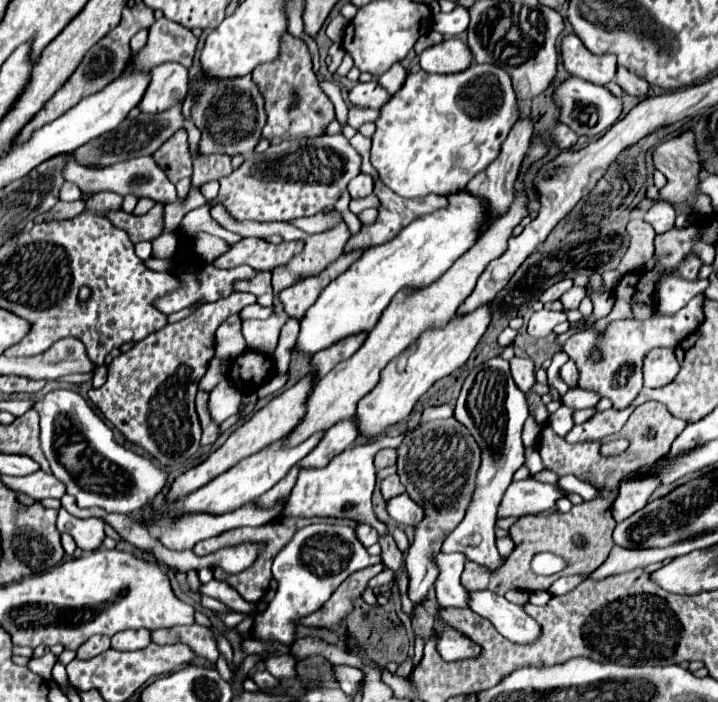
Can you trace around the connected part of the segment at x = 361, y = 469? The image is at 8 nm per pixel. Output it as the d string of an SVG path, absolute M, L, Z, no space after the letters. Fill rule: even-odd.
M405 431L397 437L382 436L364 444L364 446L354 446L346 448L338 456L330 460L328 466L324 468L312 468L312 470L302 470L298 476L296 486L292 488L292 494L286 500L286 508L282 508L282 516L298 516L298 518L352 518L364 524L374 526L378 532L386 528L386 524L378 522L372 510L372 490L374 490L374 480L376 480L376 468L374 468L374 456L380 448L397 448L410 431ZM358 474L374 474L372 478L360 478Z

